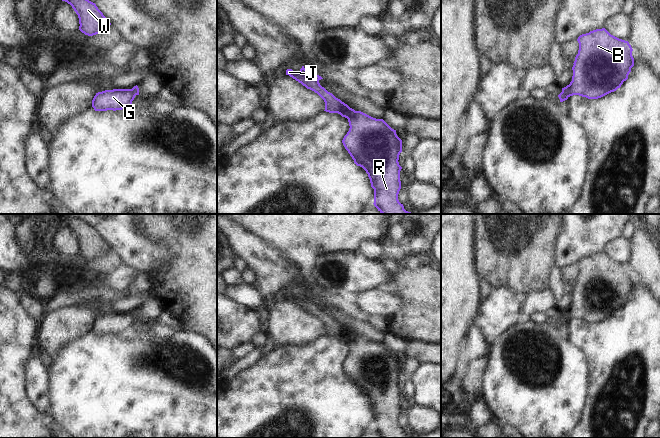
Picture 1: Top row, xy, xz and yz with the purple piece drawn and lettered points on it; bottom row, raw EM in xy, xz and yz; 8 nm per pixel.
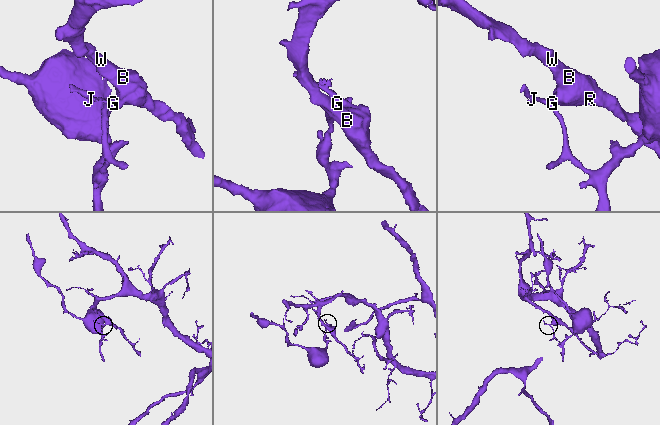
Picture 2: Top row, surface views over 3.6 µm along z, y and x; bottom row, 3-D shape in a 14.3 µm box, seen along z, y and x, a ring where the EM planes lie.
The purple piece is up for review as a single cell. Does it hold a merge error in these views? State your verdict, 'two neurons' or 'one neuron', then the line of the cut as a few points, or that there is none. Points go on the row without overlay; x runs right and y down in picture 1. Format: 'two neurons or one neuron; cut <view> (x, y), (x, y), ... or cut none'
two neurons; cut xz (356, 335), (347, 342)

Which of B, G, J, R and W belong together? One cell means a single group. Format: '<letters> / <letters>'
B R W / G J

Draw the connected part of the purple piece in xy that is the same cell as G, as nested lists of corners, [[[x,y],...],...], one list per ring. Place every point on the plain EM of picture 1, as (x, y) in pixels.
[[[113,313],[96,317],[92,324],[95,335],[122,334],[130,331],[135,322],[131,313]]]

